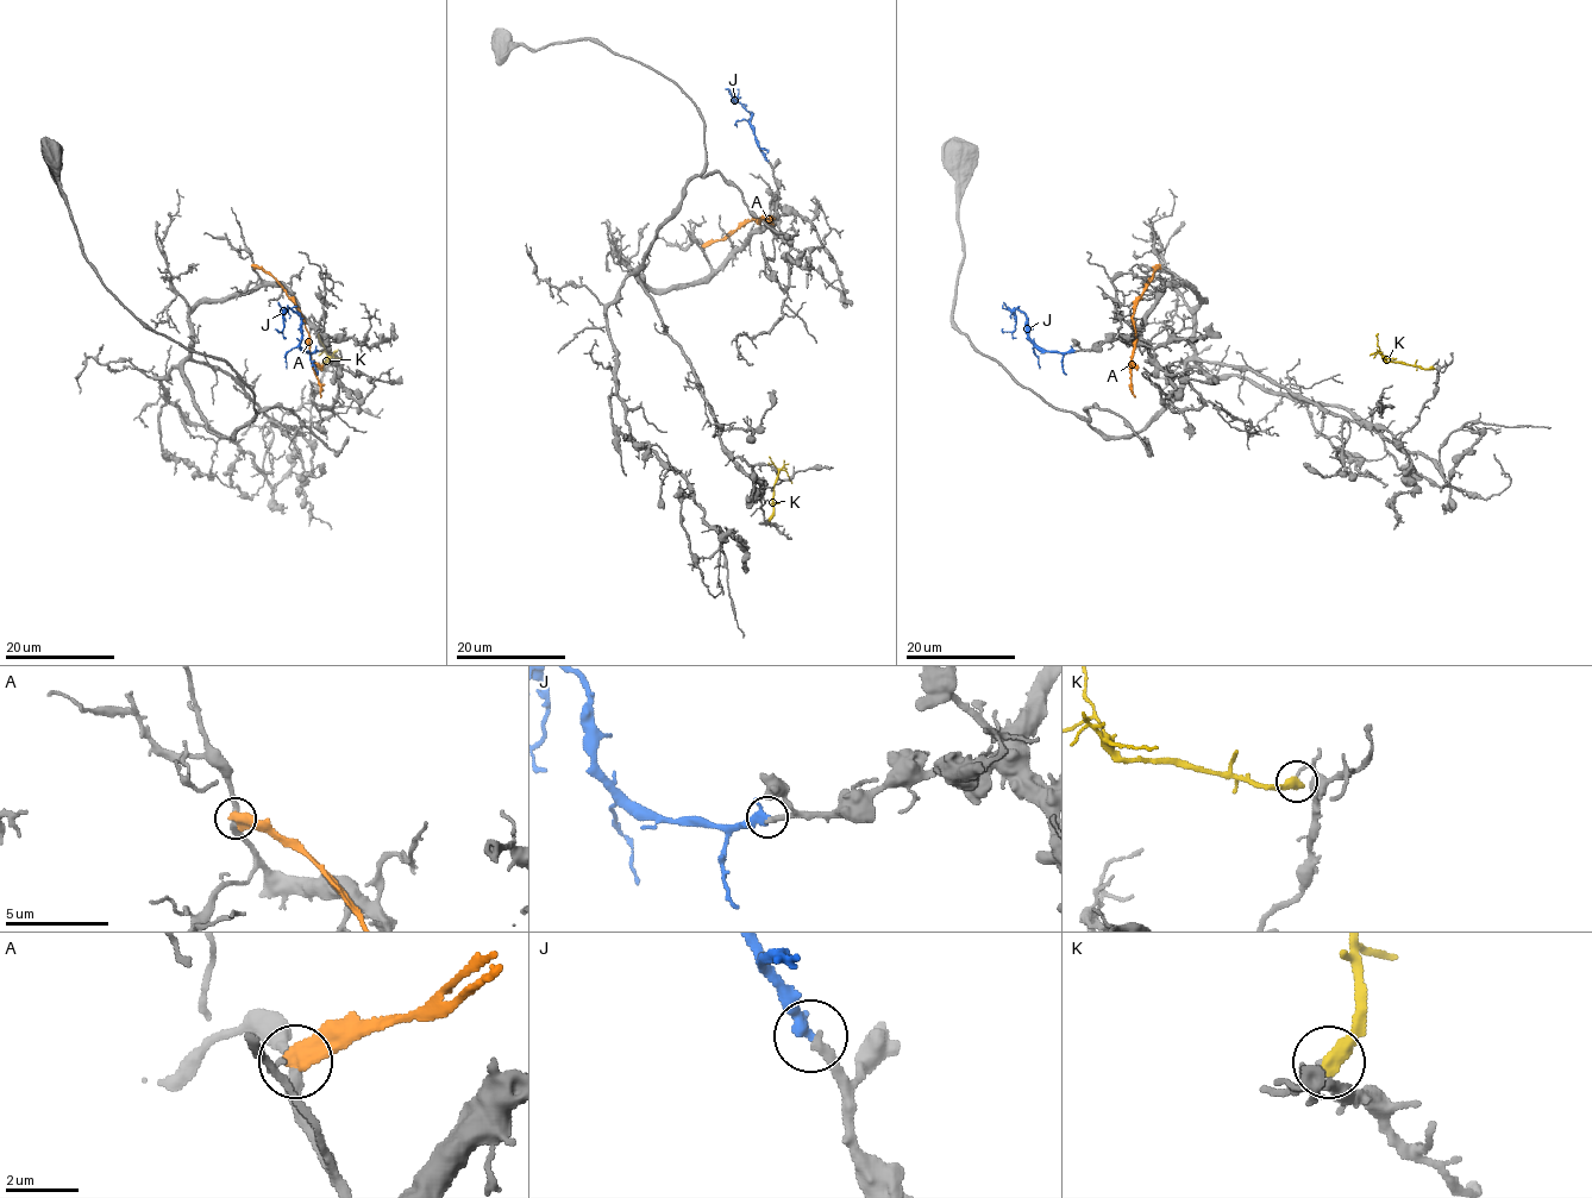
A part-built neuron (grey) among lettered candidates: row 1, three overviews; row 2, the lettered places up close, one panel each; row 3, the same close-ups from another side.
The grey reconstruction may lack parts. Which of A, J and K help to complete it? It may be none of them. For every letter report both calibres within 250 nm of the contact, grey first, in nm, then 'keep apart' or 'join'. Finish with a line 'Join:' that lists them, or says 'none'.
A: calibres 320 and 600 nm; keep apart
J: calibres 280 and 440 nm; join
K: calibres 150 and 480 nm; keep apart
Join: J

